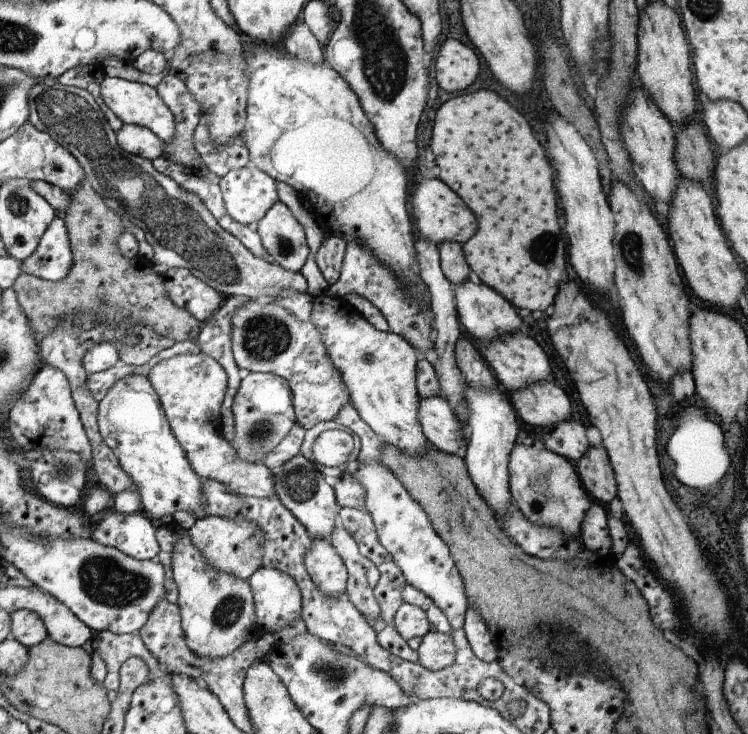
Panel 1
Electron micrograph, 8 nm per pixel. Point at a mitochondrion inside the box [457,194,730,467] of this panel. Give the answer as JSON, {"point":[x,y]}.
{"point":[631,244]}

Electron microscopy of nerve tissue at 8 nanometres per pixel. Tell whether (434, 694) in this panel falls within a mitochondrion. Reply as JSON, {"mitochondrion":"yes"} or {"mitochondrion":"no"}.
{"mitochondrion":"no"}

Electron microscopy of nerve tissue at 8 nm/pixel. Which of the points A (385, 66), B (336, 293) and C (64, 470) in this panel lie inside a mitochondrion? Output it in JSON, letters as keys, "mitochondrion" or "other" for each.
{"A":"mitochondrion","B":"other","C":"mitochondrion"}

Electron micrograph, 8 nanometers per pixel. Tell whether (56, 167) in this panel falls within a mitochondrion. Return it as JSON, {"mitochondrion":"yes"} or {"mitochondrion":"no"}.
{"mitochondrion":"yes"}

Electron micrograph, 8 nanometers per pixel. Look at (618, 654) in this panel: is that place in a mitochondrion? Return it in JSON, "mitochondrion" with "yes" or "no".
{"mitochondrion":"no"}

